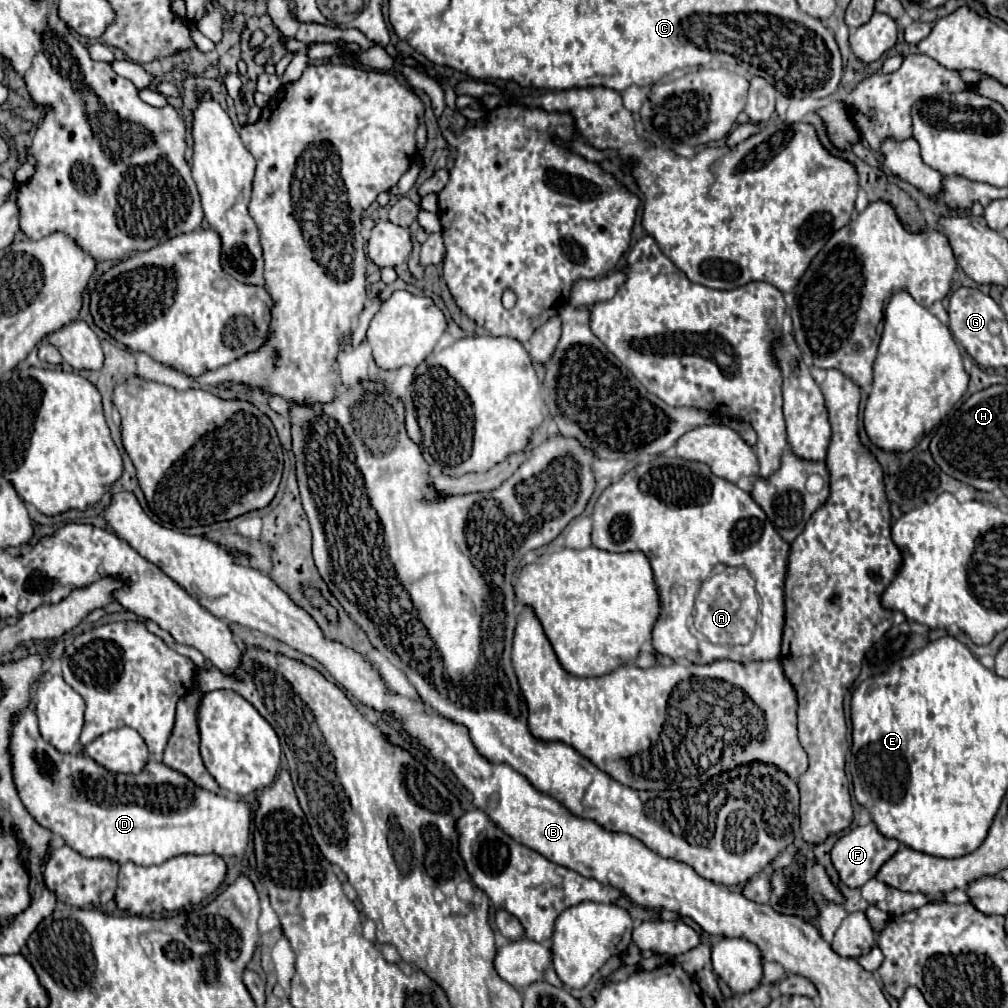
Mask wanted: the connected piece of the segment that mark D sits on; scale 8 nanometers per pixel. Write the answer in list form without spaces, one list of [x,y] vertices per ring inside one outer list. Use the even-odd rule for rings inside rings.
[[[23,710],[11,730],[11,758],[13,776],[21,802],[25,808],[53,834],[61,836],[67,846],[83,856],[109,858],[119,864],[131,860],[141,866],[161,864],[179,854],[207,854],[241,856],[247,848],[249,836],[249,804],[231,800],[223,794],[207,792],[195,786],[187,776],[167,768],[161,762],[147,762],[141,774],[113,774],[87,756],[73,756],[55,750],[47,744],[37,728],[37,716],[33,710]]]

